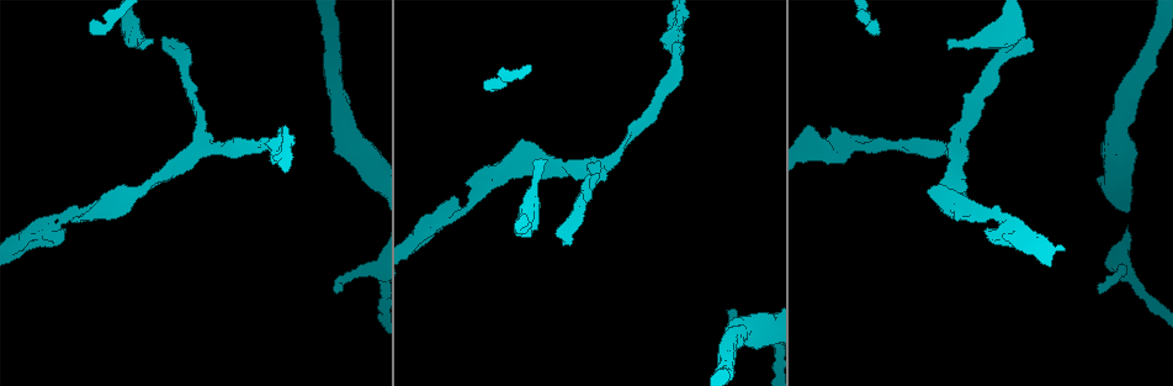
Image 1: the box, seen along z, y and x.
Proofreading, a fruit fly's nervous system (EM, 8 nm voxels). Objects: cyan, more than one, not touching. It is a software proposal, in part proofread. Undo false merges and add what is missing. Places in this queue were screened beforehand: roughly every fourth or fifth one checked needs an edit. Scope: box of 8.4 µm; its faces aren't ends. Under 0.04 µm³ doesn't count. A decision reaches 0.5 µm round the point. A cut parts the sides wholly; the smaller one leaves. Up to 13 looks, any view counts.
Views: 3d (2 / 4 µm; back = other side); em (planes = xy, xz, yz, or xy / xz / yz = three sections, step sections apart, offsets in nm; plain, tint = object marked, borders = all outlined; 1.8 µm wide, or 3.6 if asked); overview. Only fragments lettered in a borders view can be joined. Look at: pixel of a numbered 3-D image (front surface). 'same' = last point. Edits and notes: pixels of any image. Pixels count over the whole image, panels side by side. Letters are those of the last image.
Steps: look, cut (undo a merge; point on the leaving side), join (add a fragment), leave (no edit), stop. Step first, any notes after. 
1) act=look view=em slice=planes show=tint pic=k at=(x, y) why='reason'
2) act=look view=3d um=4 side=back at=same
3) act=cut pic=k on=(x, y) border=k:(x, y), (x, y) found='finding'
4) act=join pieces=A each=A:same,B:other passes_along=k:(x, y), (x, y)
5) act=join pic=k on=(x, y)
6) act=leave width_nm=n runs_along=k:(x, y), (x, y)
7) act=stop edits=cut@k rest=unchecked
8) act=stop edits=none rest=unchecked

act=look view=3d um=2 pic=1 at=(453, 197) why='branch stops here'

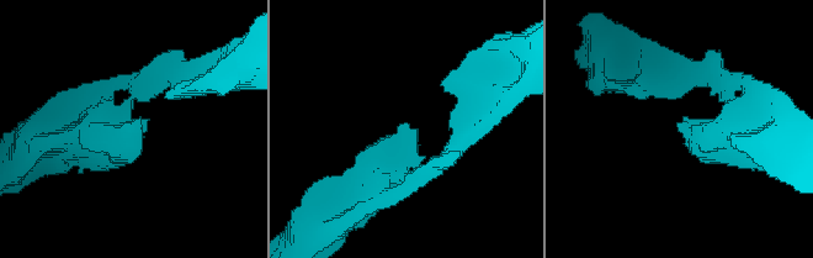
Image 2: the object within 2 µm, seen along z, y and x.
act=look view=em slice=planes show=plain pic=2 at=(406, 122) why='now the EM'

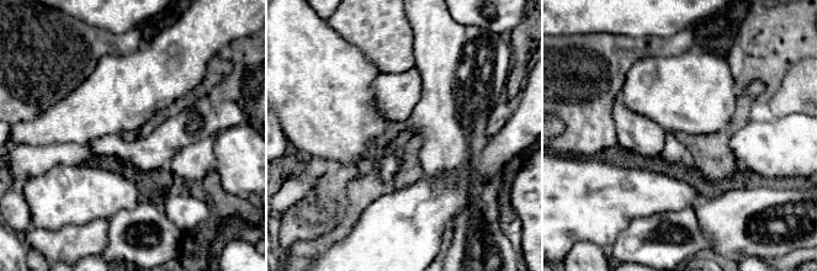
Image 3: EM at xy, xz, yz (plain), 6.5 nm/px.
act=look view=em slice=planes show=borders at=same why='see the neighbours'

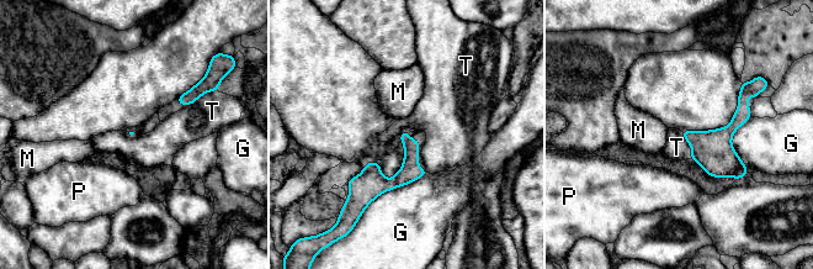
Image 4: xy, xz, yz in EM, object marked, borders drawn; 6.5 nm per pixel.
act=leave each=G:other,M:other,P:other,T:other border=4:(681, 132), (691, 149), (691, 158) found='none of them fits'

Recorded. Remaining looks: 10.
act=look view=3d um=2 pic=1 at=(1099, 292) why='thin end'

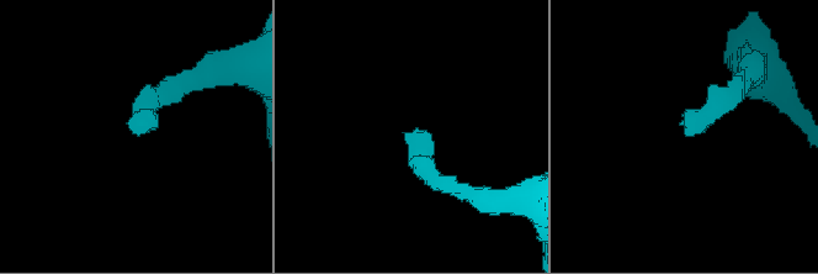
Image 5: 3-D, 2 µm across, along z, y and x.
act=look view=em slice=planes show=borders pic=5 at=(403, 132)

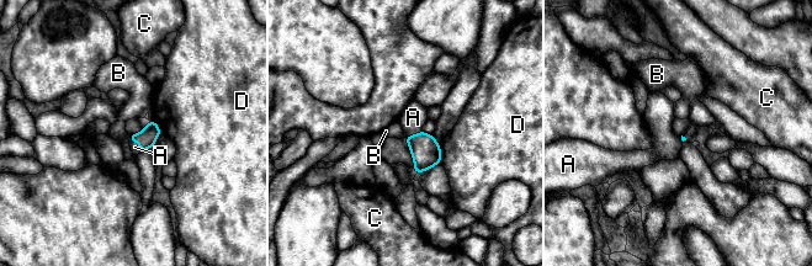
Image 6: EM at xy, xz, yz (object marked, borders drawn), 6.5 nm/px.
act=join pieces=A each=A:same,B:other,C:other,D:other passes_along=6:(147, 138), (137, 142), (134, 147) found='it goes on there'

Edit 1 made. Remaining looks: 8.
act=look view=overview

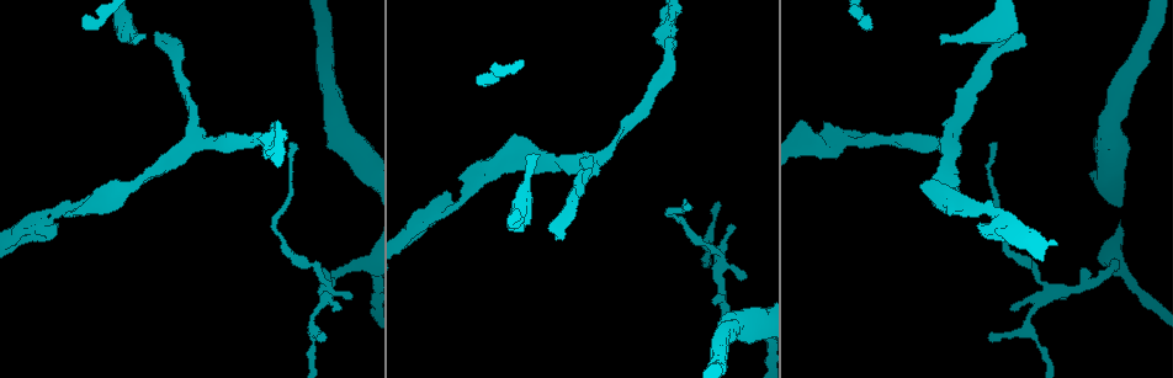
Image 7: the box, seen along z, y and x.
act=look view=em slice=planes show=borders pic=7 at=(143, 36) why='branch stops here'

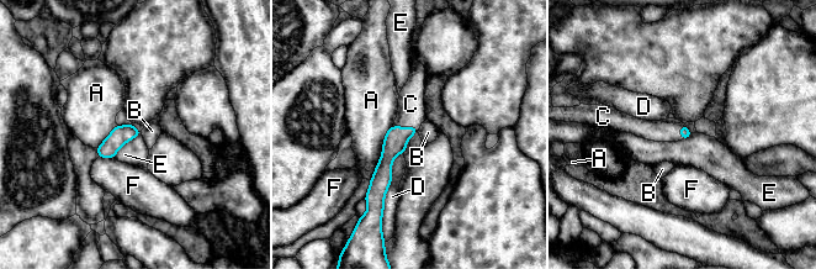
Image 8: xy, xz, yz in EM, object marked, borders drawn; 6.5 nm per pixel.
act=join pieces=C each=A:other,B:other,C:same,D:other,E:other,F:other passes_along=8:(396, 140), (406, 127), (411, 112) found='it goes on there'

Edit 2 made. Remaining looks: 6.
act=look view=em slice=planes show=borders pic=7 at=(1019, 34) why='branch stops here'

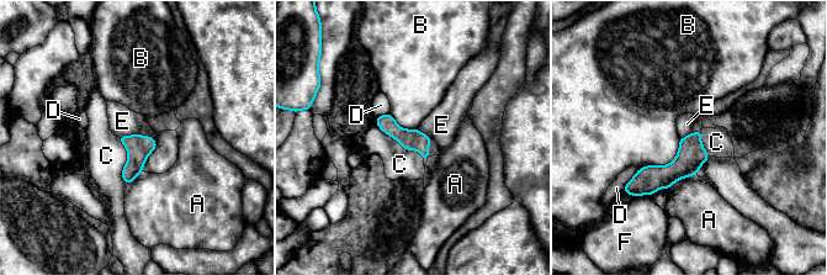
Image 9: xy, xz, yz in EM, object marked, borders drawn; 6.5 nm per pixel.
act=leave width_nm=140 each=A:other,B:other,C:other,D:other,E:other,F:other found='no lettered fragment goes on from it'

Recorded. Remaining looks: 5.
act=look view=3d um=4 pic=7 at=(197, 141) why='a fork'

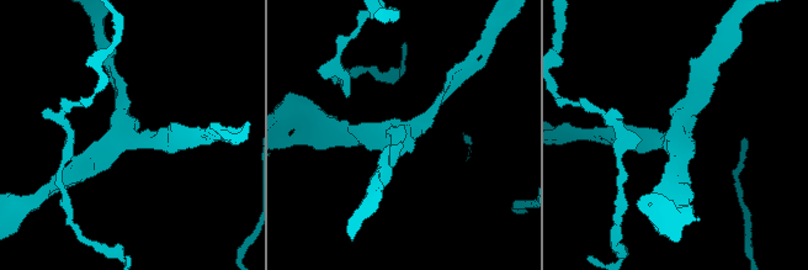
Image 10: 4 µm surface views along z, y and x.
act=look view=em slice=yz step=16 show=tint pic=10 at=(680, 134) arms=3 why='need the tissue'

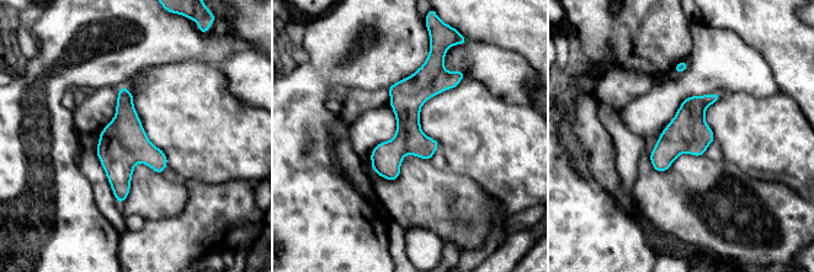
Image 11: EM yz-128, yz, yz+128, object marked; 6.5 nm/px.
act=look view=em slice=xz step=16 show=borders at=same why='cut it another way'

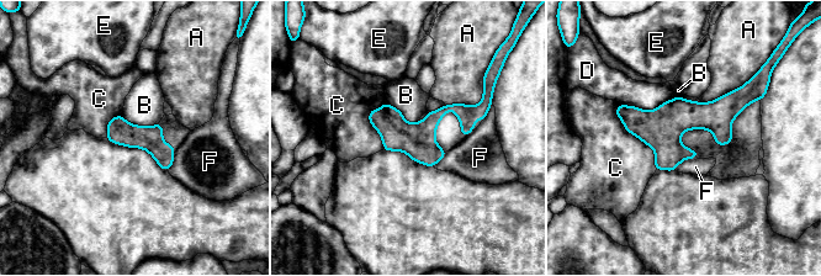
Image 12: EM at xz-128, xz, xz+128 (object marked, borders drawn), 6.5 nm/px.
act=leave each=A:other,B:other,C:other,D:other,E:other,F:other found='continuous, no second neuron'

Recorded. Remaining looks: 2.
act=stop edits=join@6,join@8 rest=unchecked

